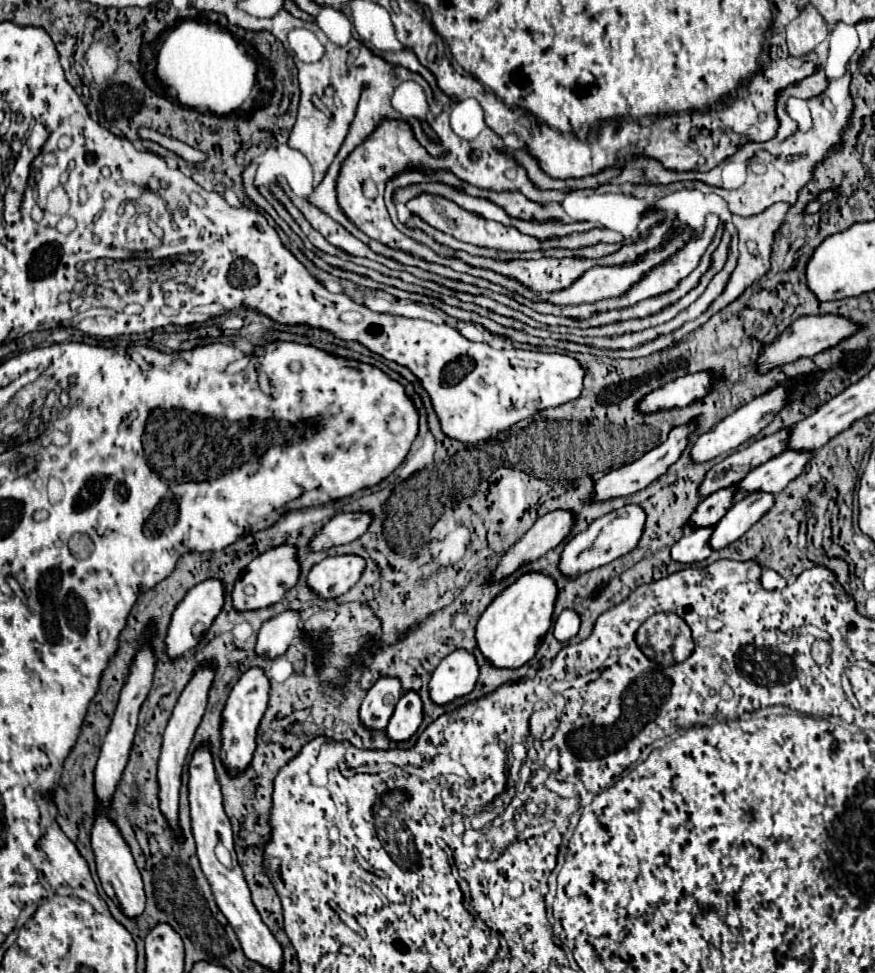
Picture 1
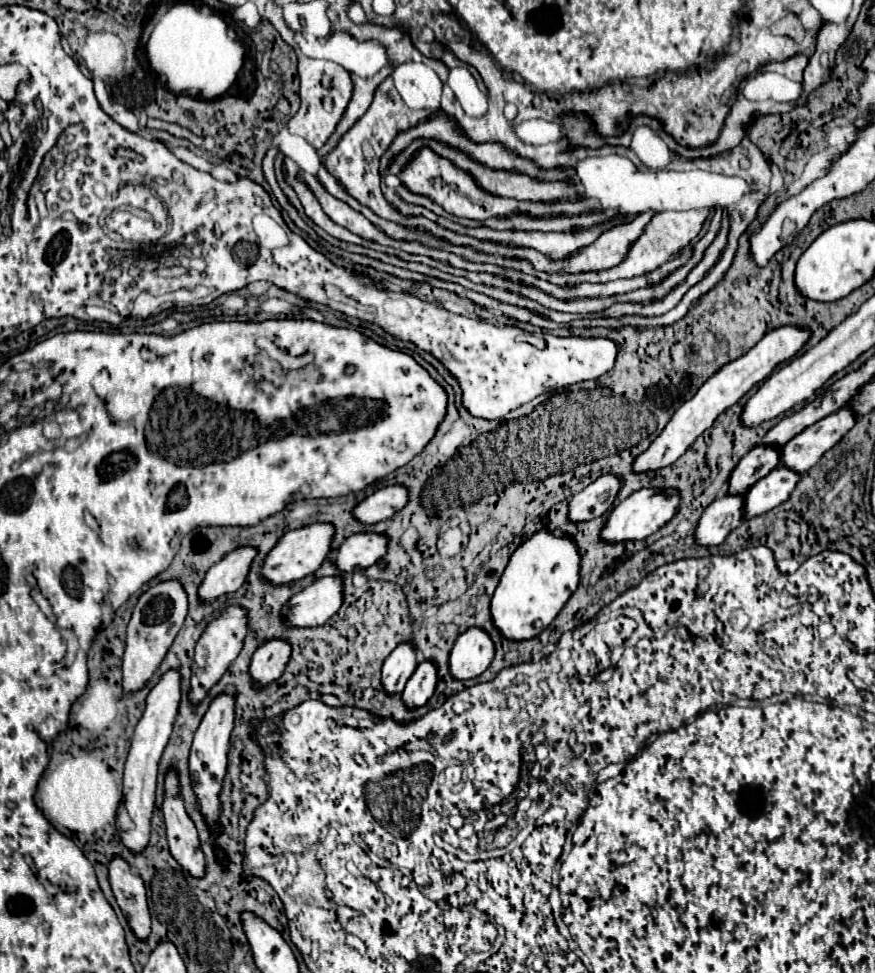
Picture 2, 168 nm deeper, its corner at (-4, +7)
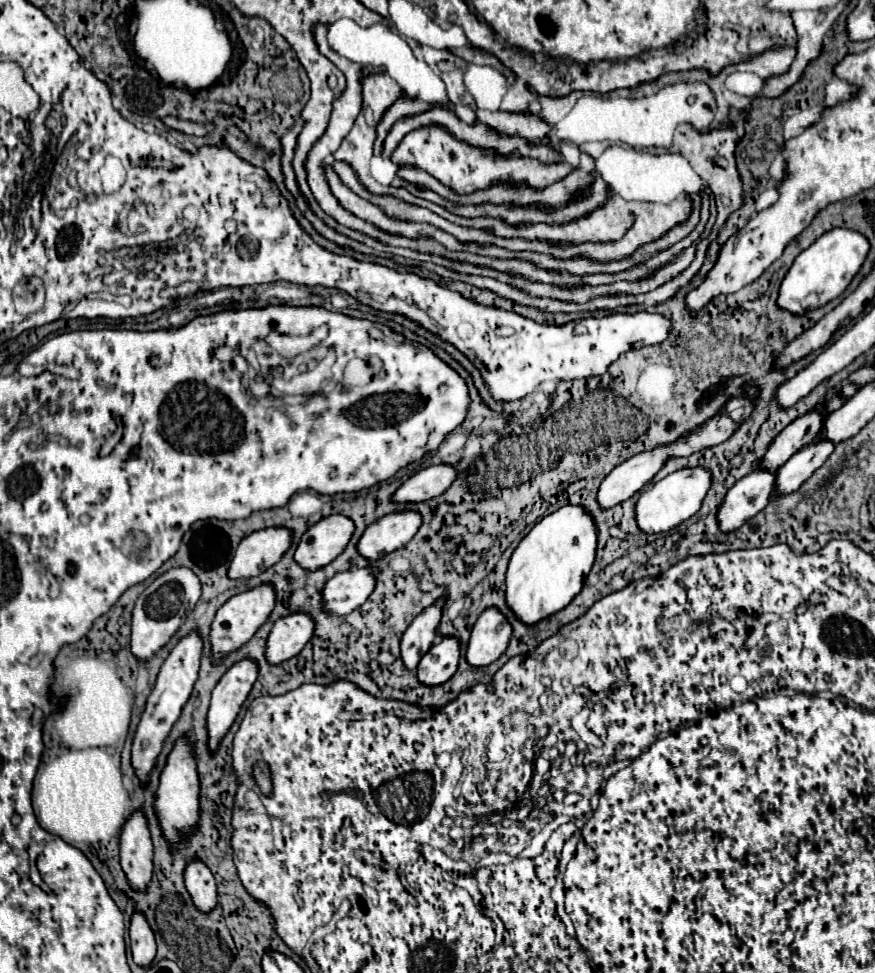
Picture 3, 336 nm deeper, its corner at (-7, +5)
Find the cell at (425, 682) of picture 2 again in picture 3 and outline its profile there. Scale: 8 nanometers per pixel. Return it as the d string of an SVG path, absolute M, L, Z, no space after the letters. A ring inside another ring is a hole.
M444 636L438 644L422 656L420 664L416 666L418 680L422 684L442 684L450 680L458 668L460 660L460 642L454 636Z

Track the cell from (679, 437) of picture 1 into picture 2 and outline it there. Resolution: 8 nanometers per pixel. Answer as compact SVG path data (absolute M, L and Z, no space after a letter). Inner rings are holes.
M779 326L779 328L773 328L769 330L745 356L733 360L731 364L723 366L717 374L713 374L713 378L709 378L709 382L705 382L697 394L687 400L675 414L673 418L669 420L669 424L663 428L663 432L653 440L653 444L641 452L633 464L631 464L631 470L635 474L645 474L645 472L651 472L651 470L659 470L659 468L665 468L665 466L671 466L675 460L679 460L687 448L707 430L711 428L711 424L715 422L715 418L725 412L729 406L733 406L741 396L745 396L755 384L763 382L773 370L775 366L779 366L781 362L787 362L791 360L807 342L809 338L813 336L813 332L809 328L803 328L803 326Z

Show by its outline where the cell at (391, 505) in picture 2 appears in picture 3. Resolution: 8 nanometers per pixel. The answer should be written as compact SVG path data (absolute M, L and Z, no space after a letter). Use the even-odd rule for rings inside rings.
M434 464L416 472L408 482L404 482L396 494L394 502L424 502L444 494L456 480L456 468L450 464Z

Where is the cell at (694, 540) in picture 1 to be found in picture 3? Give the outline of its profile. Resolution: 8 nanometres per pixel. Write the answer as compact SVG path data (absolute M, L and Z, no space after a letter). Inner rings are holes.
M760 468L760 474L748 474L738 480L726 494L720 510L718 522L722 532L732 532L740 528L748 518L756 516L766 508L770 496L776 492L776 474Z

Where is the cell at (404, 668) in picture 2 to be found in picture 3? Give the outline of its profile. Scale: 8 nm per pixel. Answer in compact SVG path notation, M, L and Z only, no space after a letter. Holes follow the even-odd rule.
M438 598L432 606L424 608L408 626L408 630L402 636L400 648L402 648L402 660L408 664L408 668L416 668L420 658L428 652L432 642L438 636L438 624L442 618L442 606L446 598Z

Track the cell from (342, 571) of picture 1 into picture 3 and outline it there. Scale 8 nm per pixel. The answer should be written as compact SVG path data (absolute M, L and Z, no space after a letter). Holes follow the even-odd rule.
M418 510L392 512L378 518L366 528L360 538L360 554L368 560L378 560L404 544L408 544L418 528L422 526L422 516Z

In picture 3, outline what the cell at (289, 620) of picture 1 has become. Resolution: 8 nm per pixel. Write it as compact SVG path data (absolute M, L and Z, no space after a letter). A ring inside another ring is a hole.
M374 566L338 572L324 586L324 592L322 592L324 608L338 616L354 612L374 592L376 576L378 576L378 568Z

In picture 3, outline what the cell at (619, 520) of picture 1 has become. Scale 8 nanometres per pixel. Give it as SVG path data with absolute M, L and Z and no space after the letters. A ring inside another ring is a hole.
M702 466L676 470L666 478L662 478L660 482L648 486L640 494L640 500L636 504L636 522L640 530L644 530L646 534L656 534L656 532L668 532L670 528L676 528L680 522L688 520L700 510L700 504L706 492L710 490L710 486L712 486L712 474Z

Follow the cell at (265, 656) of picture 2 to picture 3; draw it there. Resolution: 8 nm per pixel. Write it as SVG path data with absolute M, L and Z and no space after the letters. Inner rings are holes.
M294 612L282 616L274 622L274 628L268 636L266 656L270 664L280 664L296 656L308 640L314 636L314 620L304 612Z

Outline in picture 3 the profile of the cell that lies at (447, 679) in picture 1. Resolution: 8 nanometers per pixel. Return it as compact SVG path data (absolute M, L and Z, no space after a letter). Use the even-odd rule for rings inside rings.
M492 606L486 608L472 628L466 660L472 666L488 666L498 660L512 638L512 626L504 614Z

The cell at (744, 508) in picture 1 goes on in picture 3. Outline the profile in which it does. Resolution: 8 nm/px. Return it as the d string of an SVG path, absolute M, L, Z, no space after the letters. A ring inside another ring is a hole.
M820 438L802 450L798 450L784 466L780 466L780 476L776 476L776 492L790 494L798 490L834 452L834 442Z

